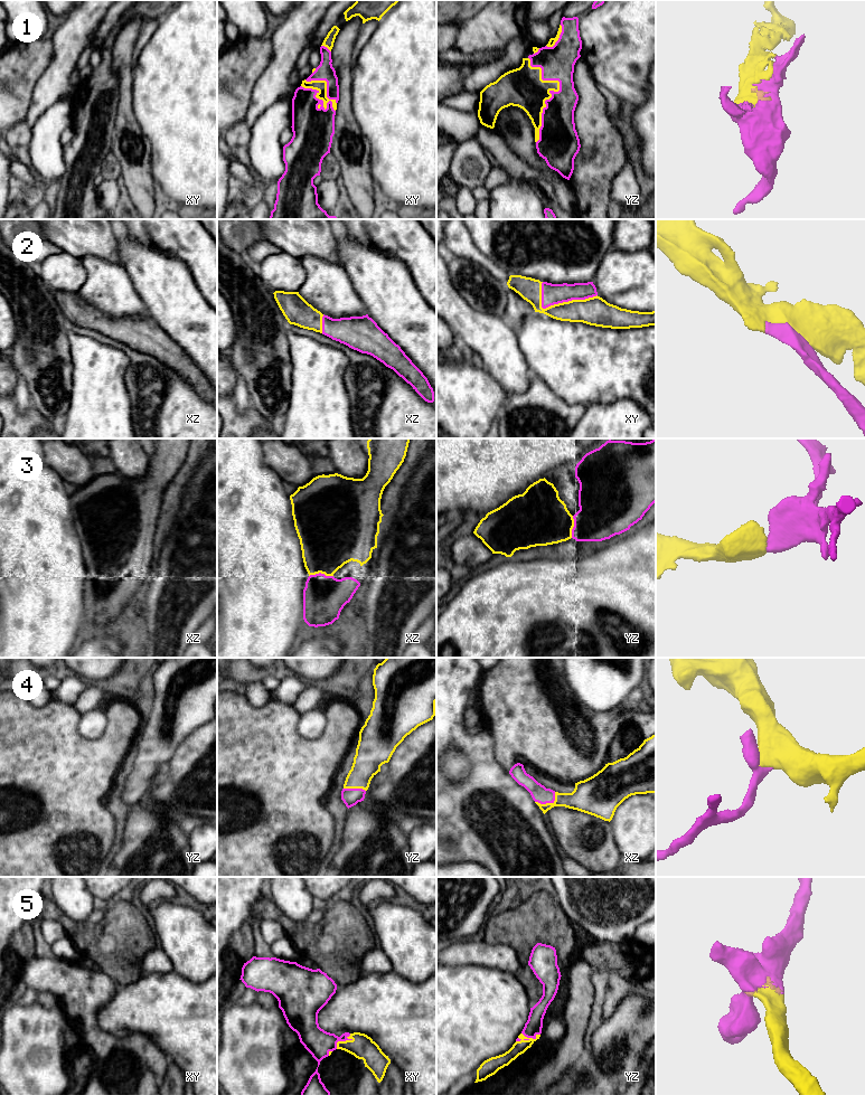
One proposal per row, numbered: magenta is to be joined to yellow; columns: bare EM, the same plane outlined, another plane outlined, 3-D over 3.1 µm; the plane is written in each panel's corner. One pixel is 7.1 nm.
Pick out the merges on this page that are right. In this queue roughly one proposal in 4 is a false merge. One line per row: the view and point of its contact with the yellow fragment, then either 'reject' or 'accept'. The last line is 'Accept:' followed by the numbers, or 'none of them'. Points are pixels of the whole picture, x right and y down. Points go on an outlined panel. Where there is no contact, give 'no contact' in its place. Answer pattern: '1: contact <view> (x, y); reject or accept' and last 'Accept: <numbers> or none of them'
1: contact yz (554, 91); accept
2: contact xy (569, 301); accept
3: contact xz (320, 572); accept
4: contact xz (548, 803); accept
5: contact yz (527, 1038); accept
Accept: 1, 2, 3, 4, 5

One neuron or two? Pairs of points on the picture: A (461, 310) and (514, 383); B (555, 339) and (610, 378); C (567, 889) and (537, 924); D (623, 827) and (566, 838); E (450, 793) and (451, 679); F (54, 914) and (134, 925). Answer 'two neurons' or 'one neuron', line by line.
A: one neuron
B: one neuron
C: two neurons
D: two neurons
E: one neuron
F: one neuron

